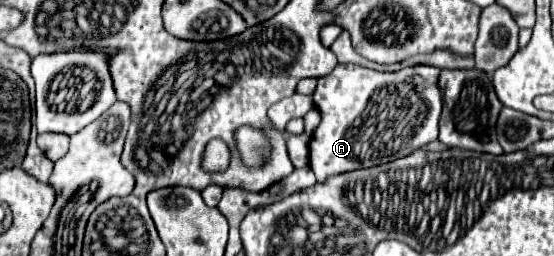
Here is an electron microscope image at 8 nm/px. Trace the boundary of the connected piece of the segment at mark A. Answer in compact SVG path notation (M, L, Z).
M337 64L335 70L319 78L317 90L313 94L315 106L321 110L321 124L309 142L309 166L319 184L327 182L329 176L379 166L397 158L403 158L423 144L437 138L439 114L441 114L441 92L437 88L439 68L433 66L413 66L399 72L375 72L355 64Z

